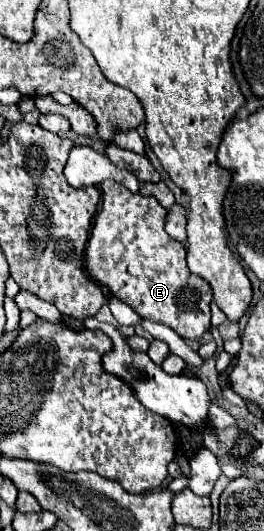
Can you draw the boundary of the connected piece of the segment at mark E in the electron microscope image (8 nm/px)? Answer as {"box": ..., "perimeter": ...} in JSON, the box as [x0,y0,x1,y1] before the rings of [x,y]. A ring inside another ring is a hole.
{"box":[86,183,212,339],"perimeter":[[[102,183],[102,211],[94,219],[94,227],[90,233],[88,249],[86,249],[86,267],[88,273],[110,287],[110,291],[130,305],[142,319],[166,323],[172,327],[182,339],[200,339],[206,329],[210,329],[210,301],[212,289],[210,283],[202,277],[196,277],[186,267],[186,247],[172,239],[164,231],[166,223],[166,209],[154,199],[144,195],[134,195],[120,183]]]}

